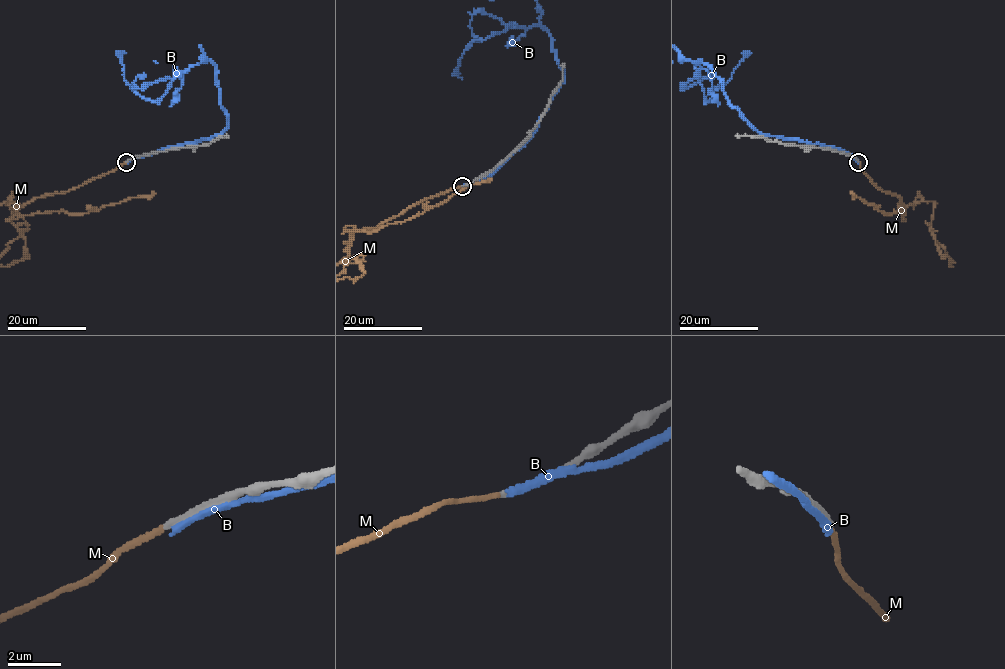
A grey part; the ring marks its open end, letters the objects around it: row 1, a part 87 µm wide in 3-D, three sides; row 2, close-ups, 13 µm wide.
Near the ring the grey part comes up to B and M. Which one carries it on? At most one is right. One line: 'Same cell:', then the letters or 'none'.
Same cell: M

